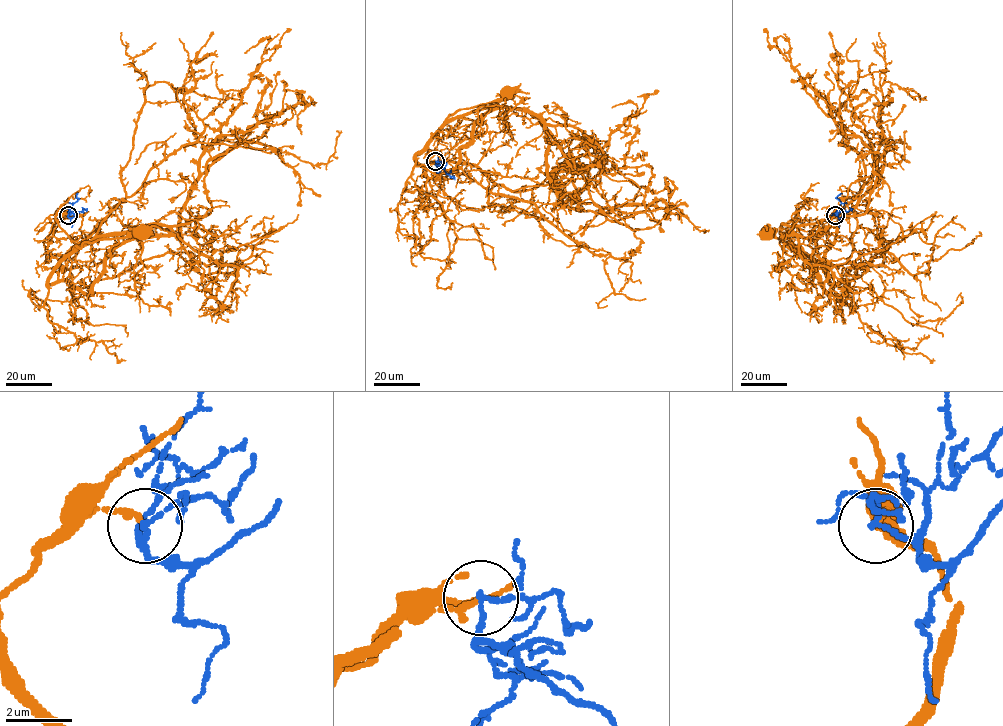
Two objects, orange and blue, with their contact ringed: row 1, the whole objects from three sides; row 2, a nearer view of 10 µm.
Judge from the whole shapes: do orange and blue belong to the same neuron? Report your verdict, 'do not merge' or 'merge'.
merge

